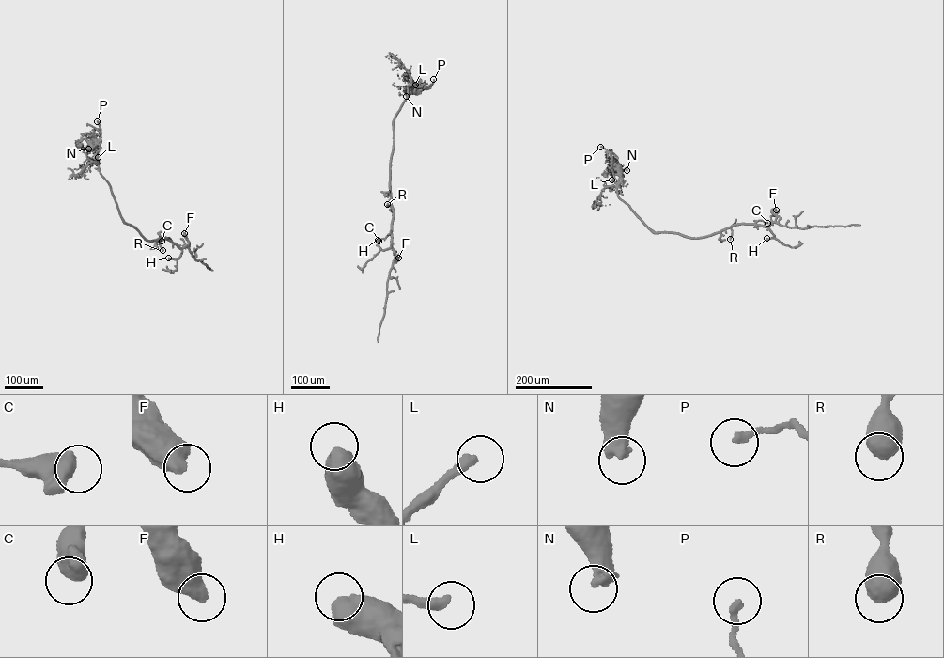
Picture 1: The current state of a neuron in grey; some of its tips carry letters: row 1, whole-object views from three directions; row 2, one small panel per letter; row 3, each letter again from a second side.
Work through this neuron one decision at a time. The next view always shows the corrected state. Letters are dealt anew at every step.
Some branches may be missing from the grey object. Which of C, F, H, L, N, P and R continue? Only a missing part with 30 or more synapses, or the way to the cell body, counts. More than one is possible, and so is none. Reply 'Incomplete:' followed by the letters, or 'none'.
Incomplete: N

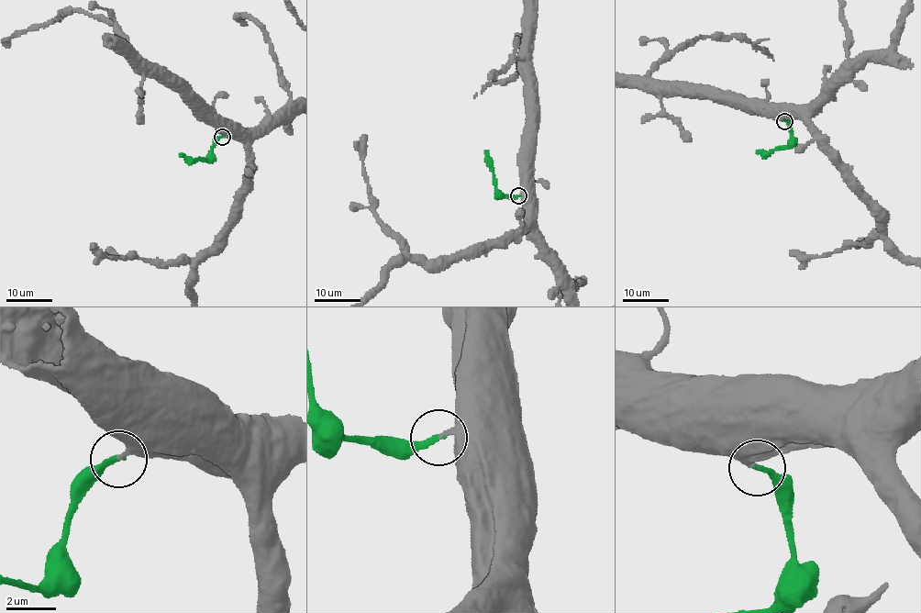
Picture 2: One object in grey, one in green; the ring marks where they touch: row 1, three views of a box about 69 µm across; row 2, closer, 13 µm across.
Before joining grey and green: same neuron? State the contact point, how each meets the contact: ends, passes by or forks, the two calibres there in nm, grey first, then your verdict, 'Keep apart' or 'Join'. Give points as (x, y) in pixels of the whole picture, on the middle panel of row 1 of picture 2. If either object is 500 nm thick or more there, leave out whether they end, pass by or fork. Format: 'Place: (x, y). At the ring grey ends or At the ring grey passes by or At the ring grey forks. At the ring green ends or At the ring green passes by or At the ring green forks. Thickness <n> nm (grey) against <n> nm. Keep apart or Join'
Place: (518, 195). At the ring grey ends. At the ring green ends. Thickness 280 nm (grey) against 200 nm. Join

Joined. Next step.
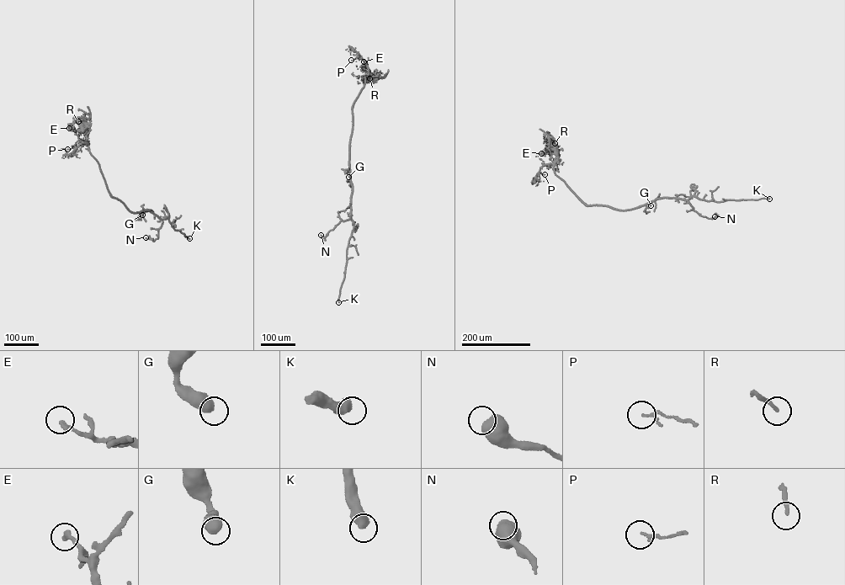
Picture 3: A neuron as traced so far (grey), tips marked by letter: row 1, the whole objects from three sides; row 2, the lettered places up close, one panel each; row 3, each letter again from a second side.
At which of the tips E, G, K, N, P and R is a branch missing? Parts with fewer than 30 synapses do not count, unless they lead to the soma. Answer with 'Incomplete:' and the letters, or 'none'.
Incomplete: none

